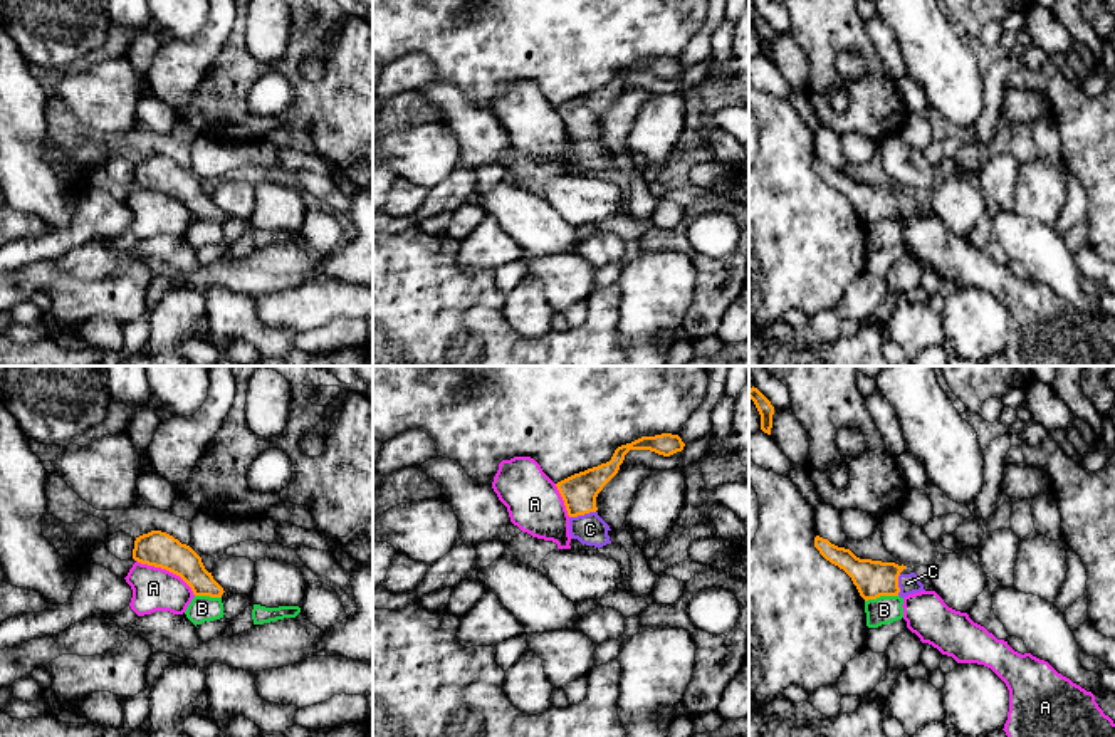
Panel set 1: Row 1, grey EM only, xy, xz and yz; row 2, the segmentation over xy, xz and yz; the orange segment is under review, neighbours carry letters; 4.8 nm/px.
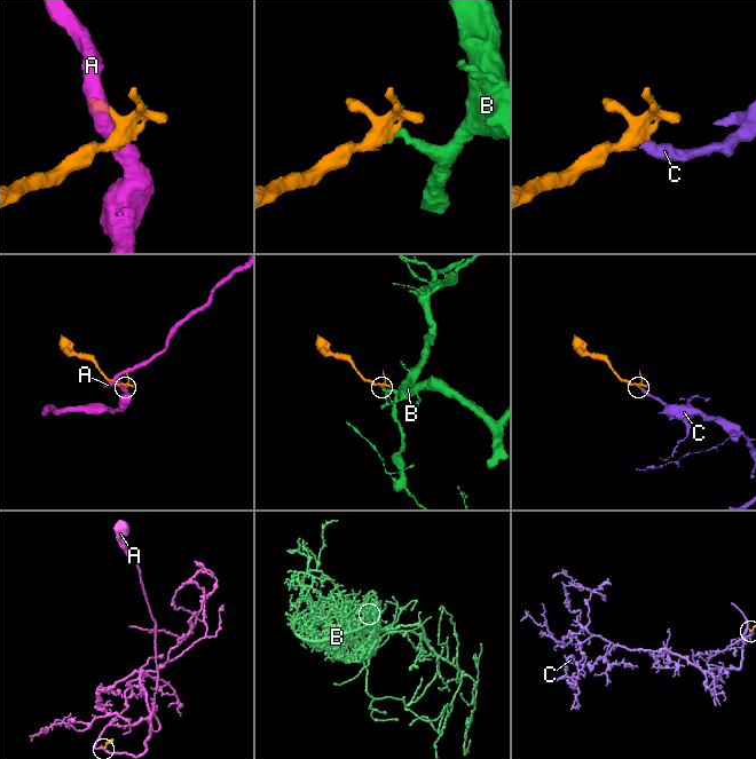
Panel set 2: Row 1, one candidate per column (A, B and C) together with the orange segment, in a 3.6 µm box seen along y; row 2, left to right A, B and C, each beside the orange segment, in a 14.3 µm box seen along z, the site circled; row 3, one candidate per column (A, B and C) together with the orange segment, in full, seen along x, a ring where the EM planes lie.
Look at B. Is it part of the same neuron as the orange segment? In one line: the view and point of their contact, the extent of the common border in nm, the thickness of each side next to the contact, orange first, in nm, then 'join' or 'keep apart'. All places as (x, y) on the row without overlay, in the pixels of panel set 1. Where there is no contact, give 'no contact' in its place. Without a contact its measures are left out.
yz (880, 219) | 160 nm | 180/140 nm | keep apart

